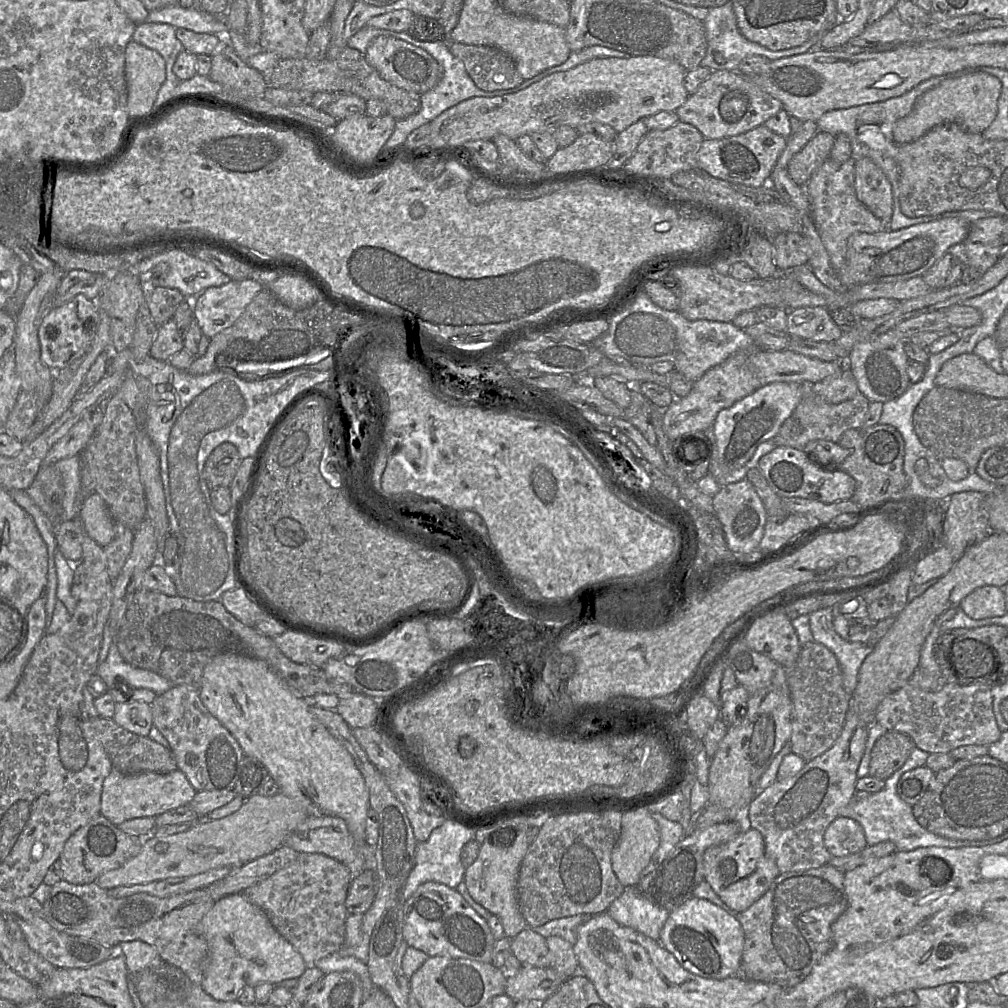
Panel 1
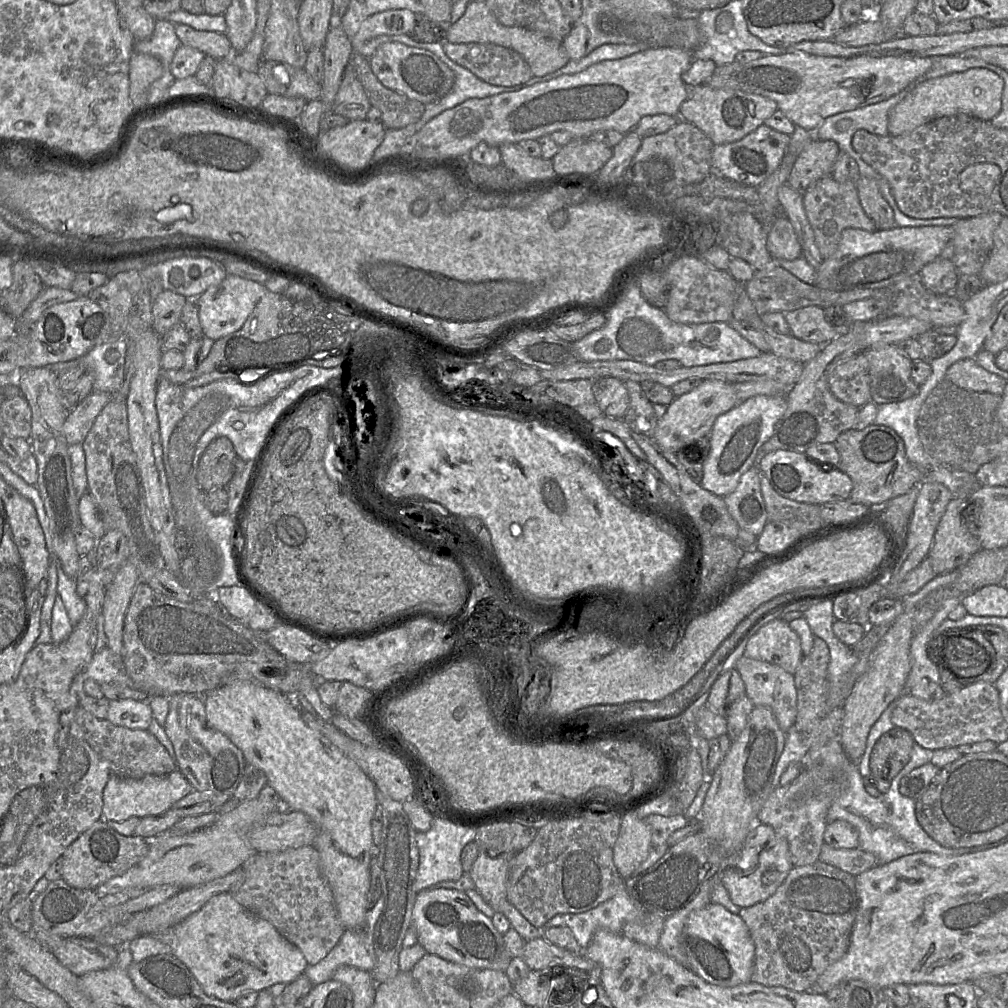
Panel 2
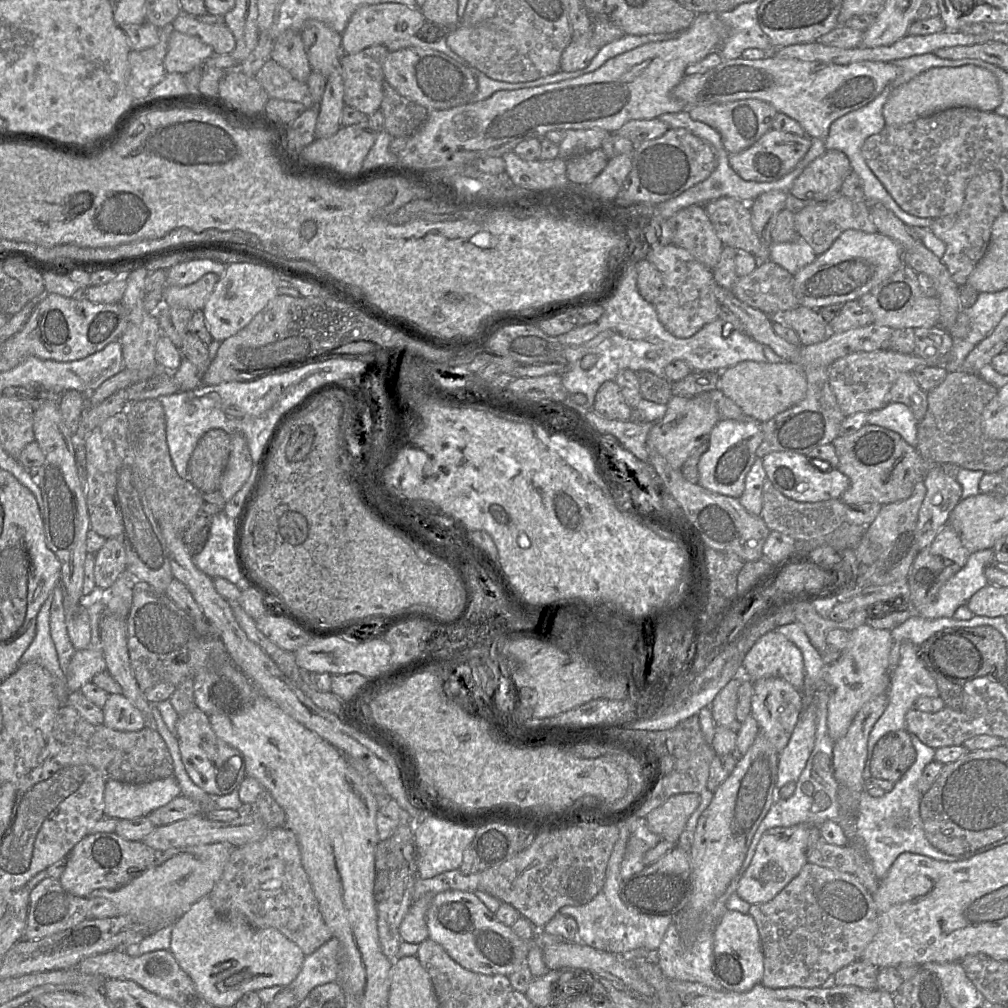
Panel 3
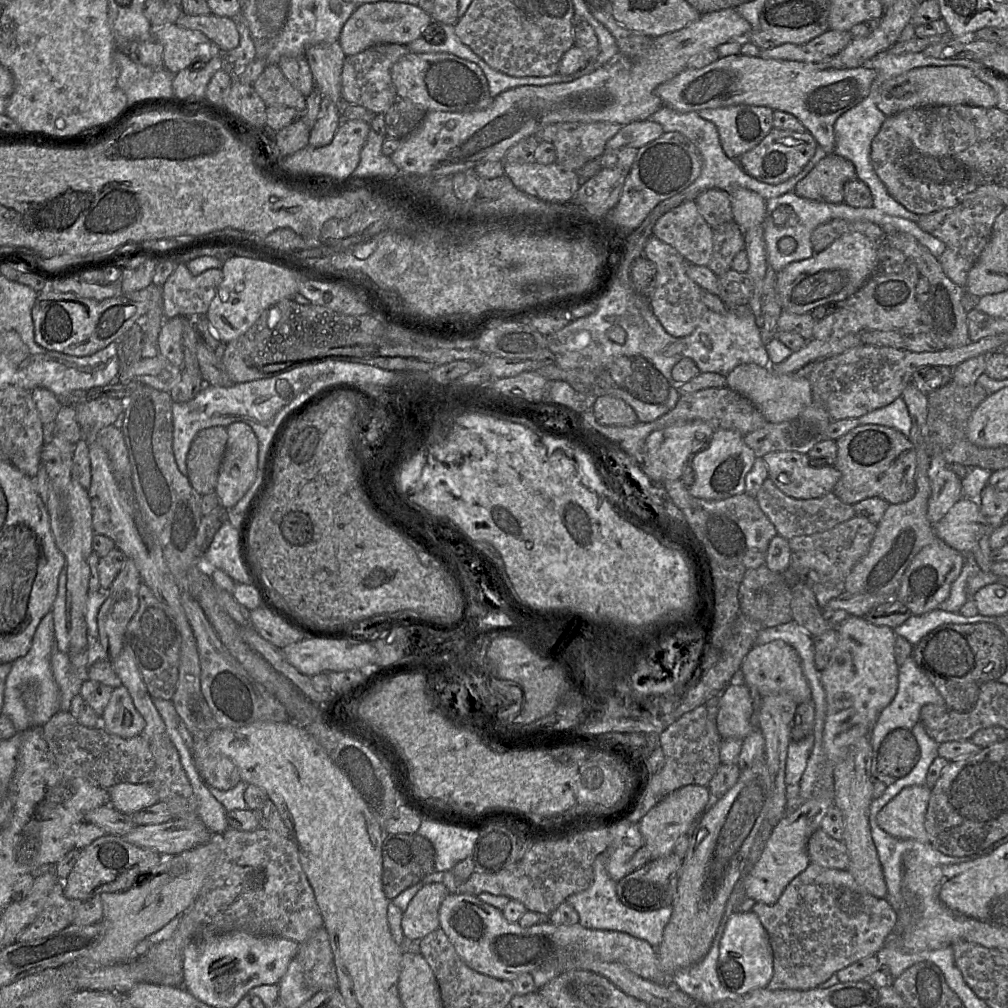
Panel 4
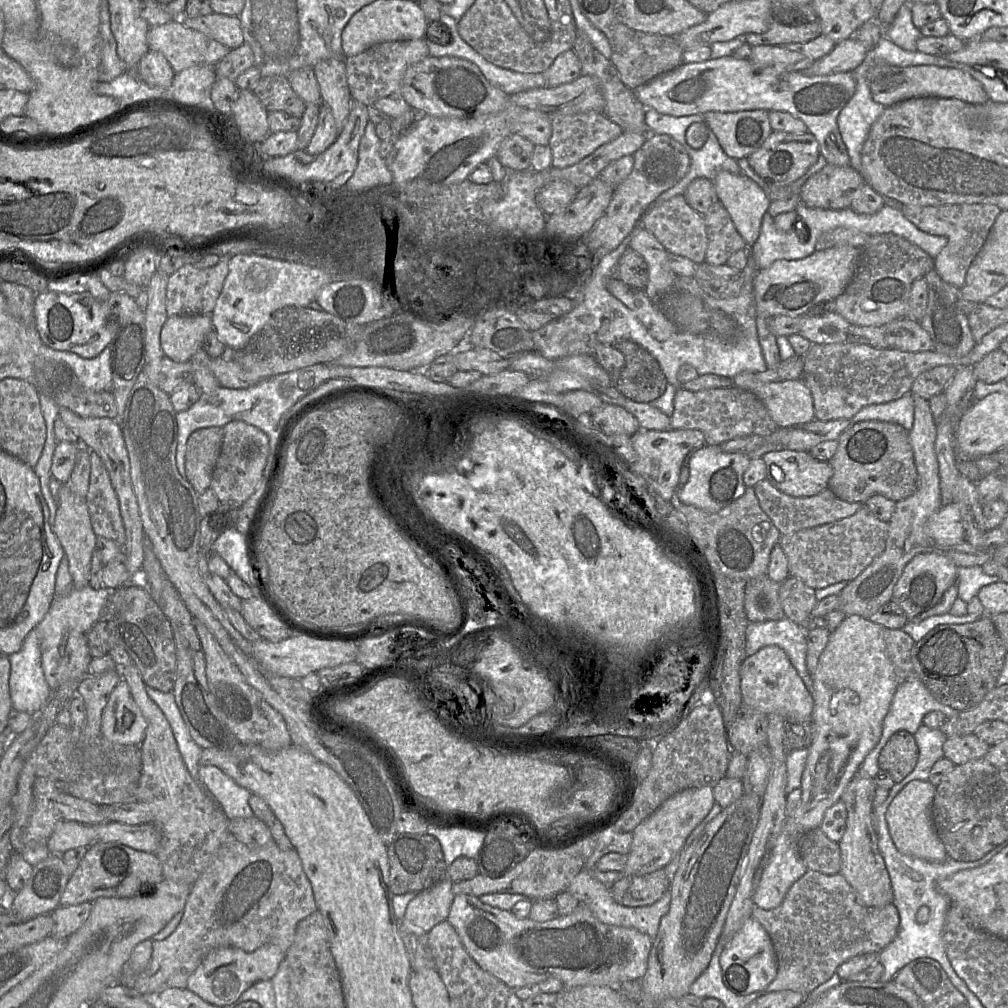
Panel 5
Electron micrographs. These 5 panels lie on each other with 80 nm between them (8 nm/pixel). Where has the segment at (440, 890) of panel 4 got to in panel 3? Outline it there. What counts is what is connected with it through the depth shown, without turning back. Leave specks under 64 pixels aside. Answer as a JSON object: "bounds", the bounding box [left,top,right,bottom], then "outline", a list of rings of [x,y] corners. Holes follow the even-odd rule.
{"bounds":[399,894,435,944],"outline":[[[425,894],[416,900],[399,928],[402,942],[420,944],[428,938],[427,911],[435,894]]]}

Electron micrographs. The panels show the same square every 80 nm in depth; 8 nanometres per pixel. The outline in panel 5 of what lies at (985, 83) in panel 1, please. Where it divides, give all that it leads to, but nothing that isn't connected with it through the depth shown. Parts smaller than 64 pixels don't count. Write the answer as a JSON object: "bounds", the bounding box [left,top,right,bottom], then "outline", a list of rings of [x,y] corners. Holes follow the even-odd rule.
{"bounds":[868,63,990,107],"outline":[[[878,63],[869,70],[868,84],[873,100],[885,107],[917,97],[950,98],[974,105],[990,101],[981,83],[957,68],[935,65],[897,67]]]}

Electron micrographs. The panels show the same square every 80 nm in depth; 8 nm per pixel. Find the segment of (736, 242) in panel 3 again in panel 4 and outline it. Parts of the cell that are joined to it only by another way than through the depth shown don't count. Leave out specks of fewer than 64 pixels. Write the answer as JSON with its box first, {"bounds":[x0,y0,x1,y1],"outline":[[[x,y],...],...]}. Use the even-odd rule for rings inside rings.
{"bounds":[695,189,734,229],"outline":[[[710,189],[701,193],[695,203],[699,213],[712,229],[734,221],[729,192]]]}

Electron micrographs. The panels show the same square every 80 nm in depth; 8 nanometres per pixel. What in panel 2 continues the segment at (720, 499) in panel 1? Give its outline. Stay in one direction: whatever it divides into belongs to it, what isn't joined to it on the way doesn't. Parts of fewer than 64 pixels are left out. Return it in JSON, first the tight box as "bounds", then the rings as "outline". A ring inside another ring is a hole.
{"bounds":[724,466,767,536],"outline":[[[752,466],[740,478],[736,489],[724,496],[728,512],[738,526],[759,536],[767,523],[767,511],[760,488],[762,472]]]}

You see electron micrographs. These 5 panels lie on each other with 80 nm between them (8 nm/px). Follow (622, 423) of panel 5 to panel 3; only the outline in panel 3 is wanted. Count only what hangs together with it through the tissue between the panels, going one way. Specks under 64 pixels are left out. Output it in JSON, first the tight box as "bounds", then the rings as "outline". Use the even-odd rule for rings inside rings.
{"bounds":[593,380,632,421],"outline":[[[614,380],[606,381],[600,386],[594,399],[593,410],[610,420],[627,421],[632,418],[632,409],[627,405]]]}

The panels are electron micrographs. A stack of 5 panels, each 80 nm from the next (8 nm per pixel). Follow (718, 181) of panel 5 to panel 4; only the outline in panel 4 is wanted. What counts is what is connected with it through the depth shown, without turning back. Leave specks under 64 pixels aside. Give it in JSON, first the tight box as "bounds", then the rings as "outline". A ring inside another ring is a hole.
{"bounds":[729,188,767,232],"outline":[[[737,188],[729,193],[733,219],[743,232],[764,223],[767,205],[763,197],[745,188]]]}

